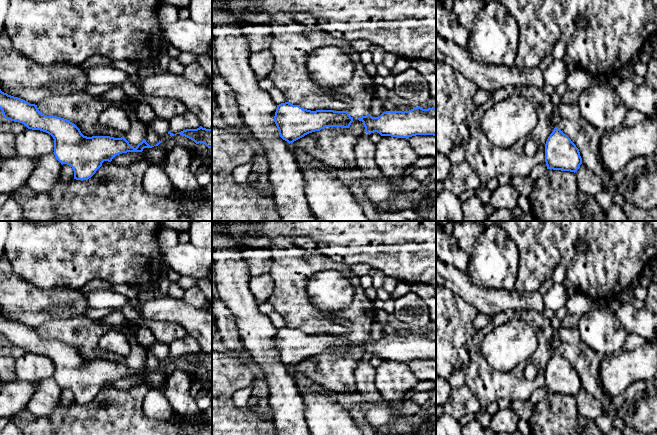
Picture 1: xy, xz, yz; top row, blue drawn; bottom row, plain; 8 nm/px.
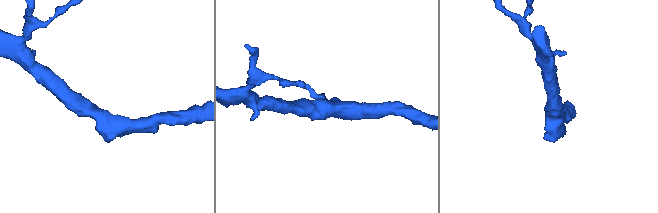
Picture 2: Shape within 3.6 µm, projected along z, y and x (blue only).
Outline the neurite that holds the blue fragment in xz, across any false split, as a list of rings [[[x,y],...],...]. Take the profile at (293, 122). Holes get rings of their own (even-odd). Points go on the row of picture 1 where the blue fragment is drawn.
[[[289,102],[277,105],[274,122],[280,137],[289,144],[326,127],[349,128],[353,122],[348,111],[303,109]]]

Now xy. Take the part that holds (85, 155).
[[[0,89],[0,109],[2,110],[3,116],[5,119],[19,122],[24,124],[28,129],[32,130],[40,130],[48,133],[54,139],[54,155],[56,159],[63,165],[70,165],[74,171],[74,179],[76,180],[88,180],[91,178],[96,171],[102,166],[104,161],[111,162],[112,159],[119,154],[127,153],[127,152],[142,152],[144,148],[152,148],[154,146],[150,146],[145,139],[142,140],[141,143],[137,145],[136,148],[132,147],[129,142],[124,138],[114,138],[110,136],[92,136],[87,137],[84,136],[80,129],[72,122],[67,119],[57,117],[57,116],[47,116],[42,114],[35,104],[30,104],[27,101],[20,99],[18,97],[14,97],[4,93]]]

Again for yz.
[[[554,128],[545,144],[547,169],[576,172],[582,164],[579,149],[560,129]]]

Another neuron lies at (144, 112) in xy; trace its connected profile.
[[[145,100],[141,101],[133,111],[137,118],[147,126],[156,118],[152,107]]]

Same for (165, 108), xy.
[[[145,97],[144,100],[152,107],[155,116],[162,120],[170,121],[187,111],[180,100],[171,97]]]

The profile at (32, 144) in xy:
[[[26,129],[15,135],[16,155],[29,159],[37,159],[54,152],[54,139],[40,130]]]

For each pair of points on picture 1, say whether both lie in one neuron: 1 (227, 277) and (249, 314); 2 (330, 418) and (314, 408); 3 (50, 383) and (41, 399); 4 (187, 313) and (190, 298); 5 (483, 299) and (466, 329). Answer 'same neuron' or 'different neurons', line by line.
1: same neuron
2: same neuron
3: same neuron
4: different neurons
5: different neurons

